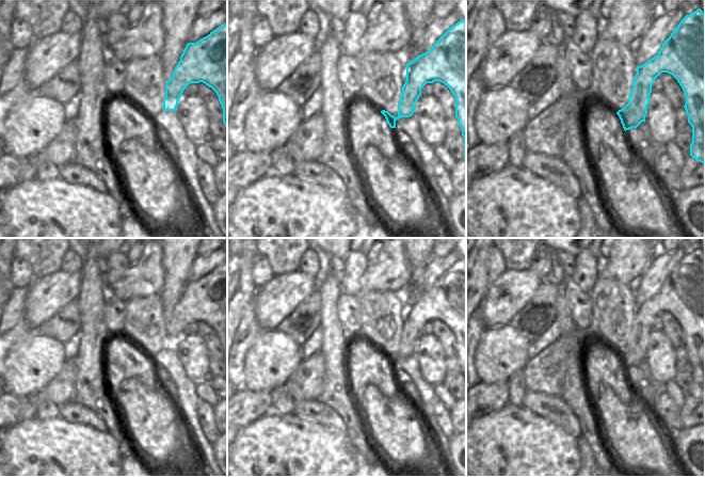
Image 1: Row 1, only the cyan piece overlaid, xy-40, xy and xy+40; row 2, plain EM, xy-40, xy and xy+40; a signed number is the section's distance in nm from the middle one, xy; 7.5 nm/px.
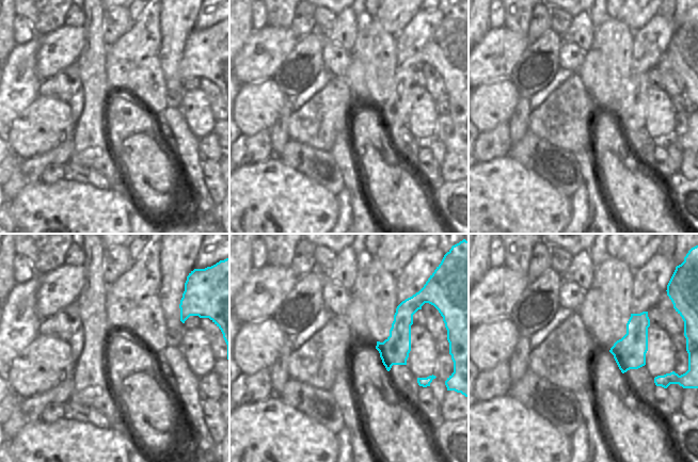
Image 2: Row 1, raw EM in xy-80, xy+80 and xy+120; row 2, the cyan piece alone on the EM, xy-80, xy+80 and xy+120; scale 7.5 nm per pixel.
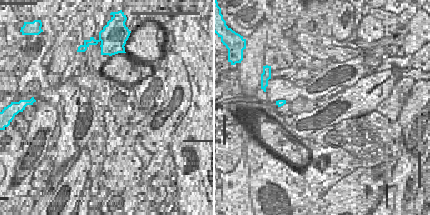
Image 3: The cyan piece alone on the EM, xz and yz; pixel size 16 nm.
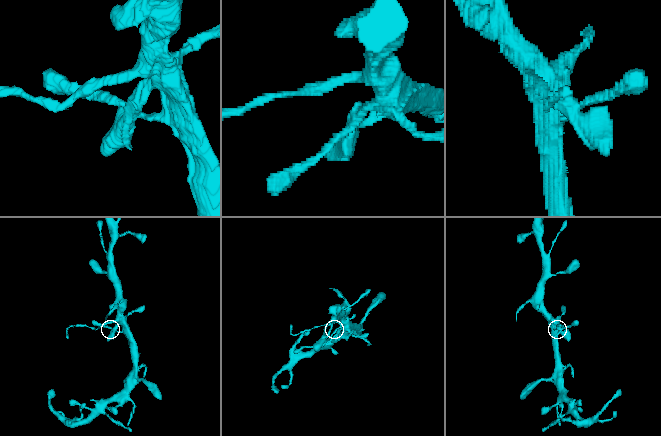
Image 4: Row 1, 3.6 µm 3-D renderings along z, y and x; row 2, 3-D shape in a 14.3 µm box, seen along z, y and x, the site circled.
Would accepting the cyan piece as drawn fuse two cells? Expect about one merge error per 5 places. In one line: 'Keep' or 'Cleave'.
Keep

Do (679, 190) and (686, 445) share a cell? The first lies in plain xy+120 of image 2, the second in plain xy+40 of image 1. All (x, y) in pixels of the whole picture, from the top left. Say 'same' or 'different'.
same

